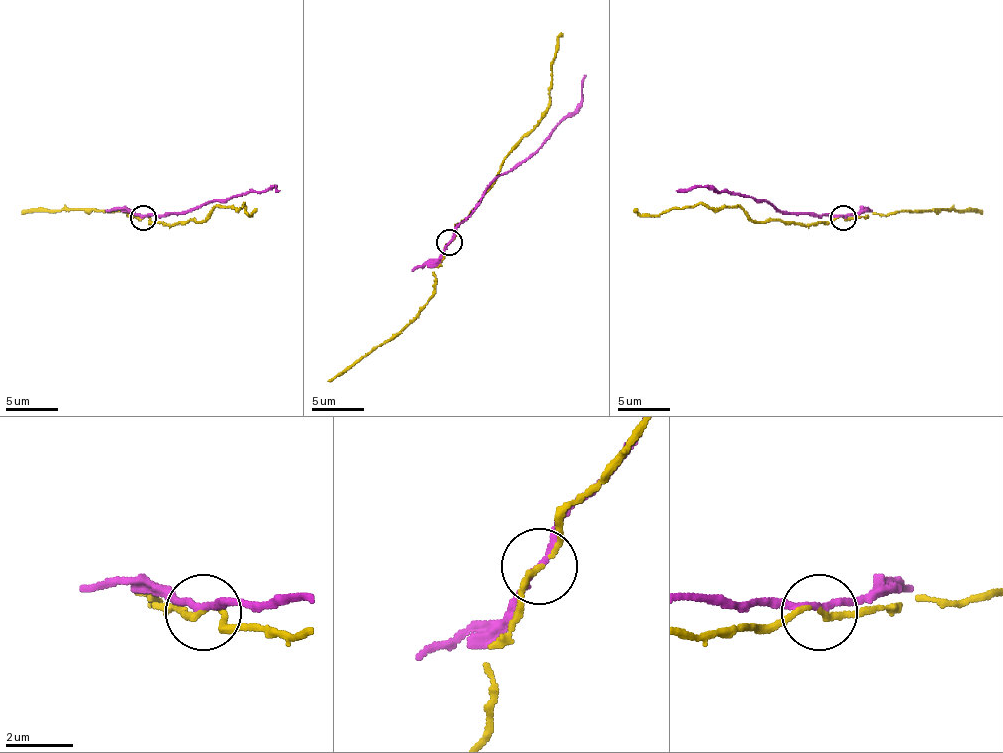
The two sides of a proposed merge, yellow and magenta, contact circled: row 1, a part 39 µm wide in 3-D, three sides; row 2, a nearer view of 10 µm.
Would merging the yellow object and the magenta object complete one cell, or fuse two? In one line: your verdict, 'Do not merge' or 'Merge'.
Do not merge

